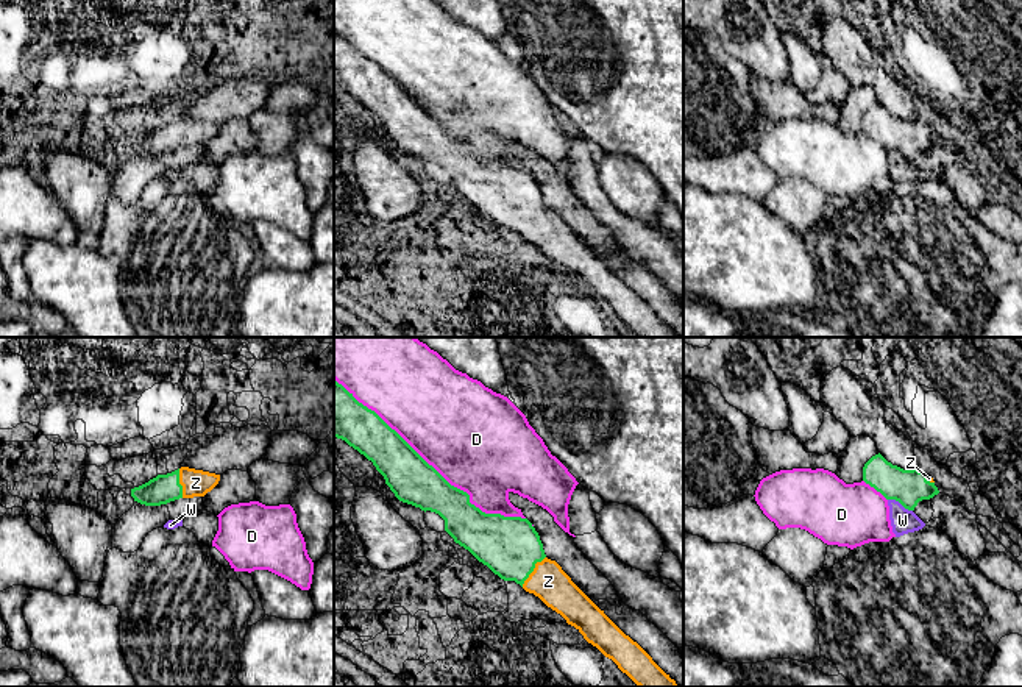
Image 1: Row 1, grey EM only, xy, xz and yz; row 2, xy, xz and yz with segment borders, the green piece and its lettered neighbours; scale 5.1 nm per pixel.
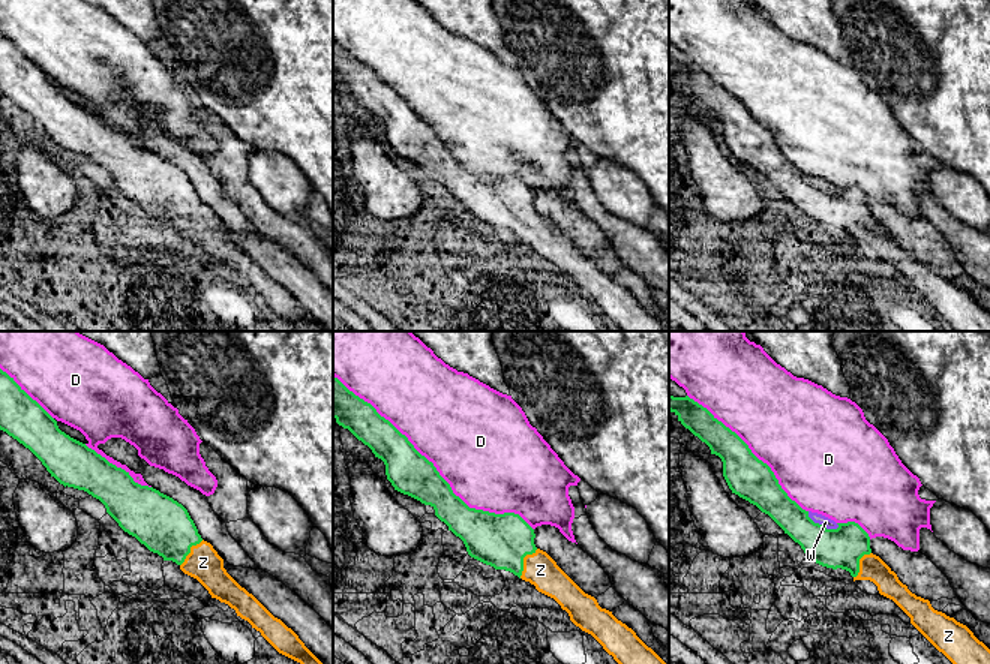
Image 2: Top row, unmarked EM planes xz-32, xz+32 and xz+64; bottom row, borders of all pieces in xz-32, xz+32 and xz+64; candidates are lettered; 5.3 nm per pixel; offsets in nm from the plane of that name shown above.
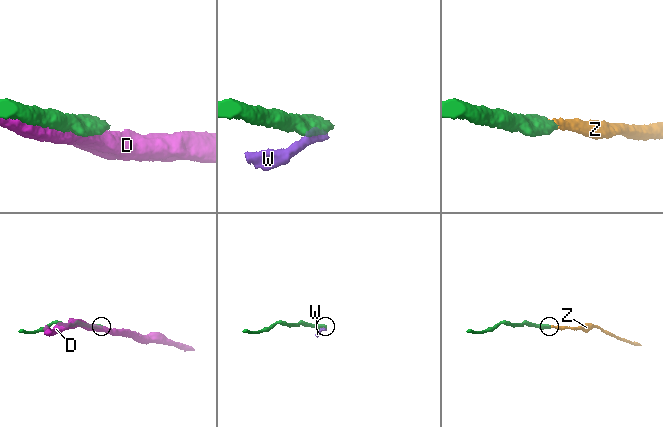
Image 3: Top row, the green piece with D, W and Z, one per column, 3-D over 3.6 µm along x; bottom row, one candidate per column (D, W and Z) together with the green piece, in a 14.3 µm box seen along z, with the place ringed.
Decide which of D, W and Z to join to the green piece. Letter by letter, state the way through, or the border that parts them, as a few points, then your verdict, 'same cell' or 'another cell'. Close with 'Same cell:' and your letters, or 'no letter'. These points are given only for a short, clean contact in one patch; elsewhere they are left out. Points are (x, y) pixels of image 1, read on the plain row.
D: another cell
W: another cell
Z: across xz (510, 197), (532, 220), (548, 231) | same cell
Same cell: Z

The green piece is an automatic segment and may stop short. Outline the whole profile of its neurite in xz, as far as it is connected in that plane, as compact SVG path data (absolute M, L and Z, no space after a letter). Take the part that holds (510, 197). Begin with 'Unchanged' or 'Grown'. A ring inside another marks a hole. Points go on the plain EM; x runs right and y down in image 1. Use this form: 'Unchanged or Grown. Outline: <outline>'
Grown. Outline: M334 30L334 87L373 112L395 147L438 164L445 181L504 231L515 231L560 264L638 337L680 337L546 208L527 169L485 164L451 136L374 61Z

